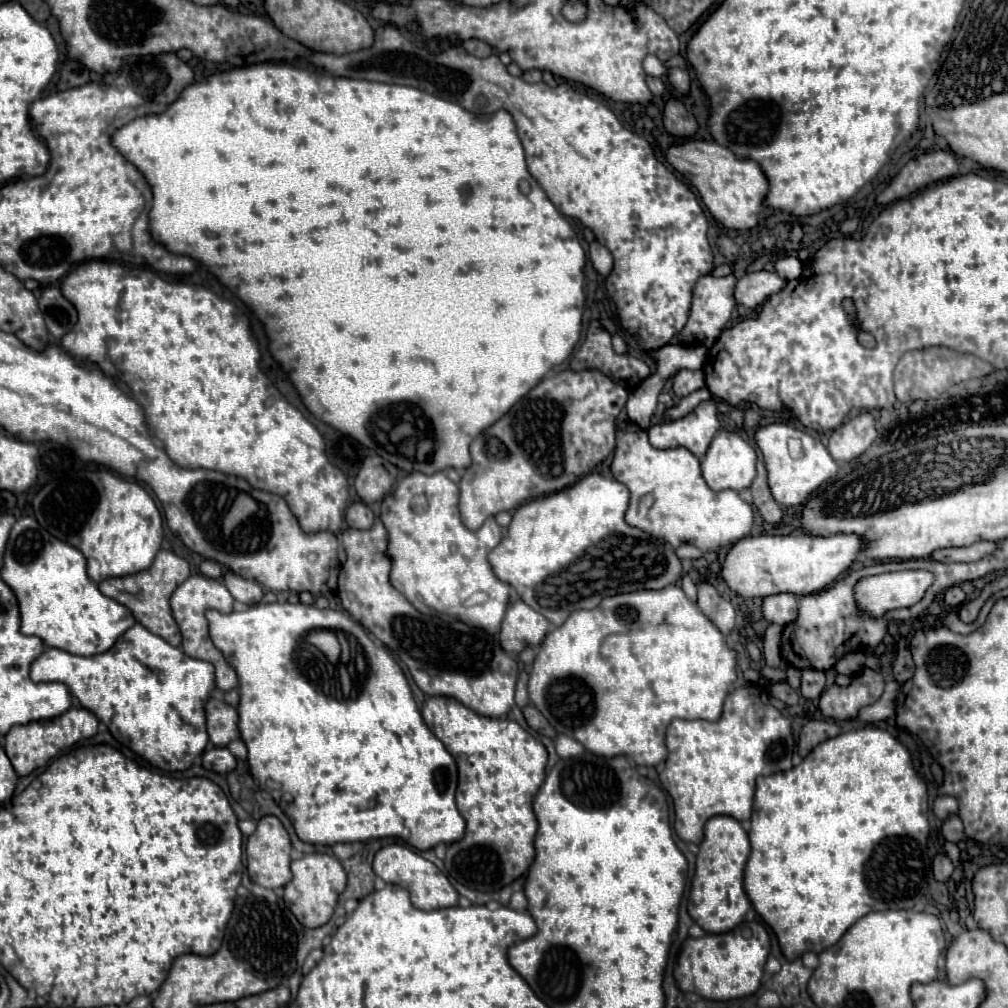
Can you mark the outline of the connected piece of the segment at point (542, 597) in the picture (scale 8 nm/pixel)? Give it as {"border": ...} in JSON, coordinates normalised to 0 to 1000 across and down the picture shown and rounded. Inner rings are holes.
{"border":[[[584,469],[559,487],[517,501],[509,509],[509,517],[501,527],[499,537],[485,549],[491,570],[497,576],[509,580],[515,592],[531,606],[541,610],[549,620],[557,620],[566,610],[566,606],[592,602],[596,594],[604,590],[634,584],[656,584],[674,576],[676,557],[670,551],[670,545],[662,537],[622,521],[622,501],[624,485],[612,475],[604,475],[594,469]]]}

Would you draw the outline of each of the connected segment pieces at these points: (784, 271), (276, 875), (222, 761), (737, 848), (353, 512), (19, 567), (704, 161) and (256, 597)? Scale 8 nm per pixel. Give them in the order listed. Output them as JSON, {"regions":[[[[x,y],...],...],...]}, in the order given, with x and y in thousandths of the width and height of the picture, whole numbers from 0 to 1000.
{"regions":[[[[777,255],[769,261],[769,269],[773,271],[773,275],[777,277],[793,277],[797,271],[797,261],[791,255]]],[[[265,809],[257,814],[255,824],[245,832],[245,864],[251,876],[263,880],[263,882],[275,882],[275,880],[283,880],[289,872],[289,834],[287,834],[287,826],[283,824],[283,820],[279,818],[279,814],[271,809]]],[[[207,741],[201,747],[201,761],[205,765],[213,765],[213,767],[227,767],[231,765],[235,759],[233,751],[229,749],[229,745],[225,741]]],[[[711,809],[699,816],[699,832],[693,838],[682,902],[689,916],[697,920],[701,926],[725,924],[731,916],[735,916],[735,912],[743,904],[745,896],[737,882],[737,862],[743,846],[743,830],[731,813]]],[[[350,499],[344,505],[344,521],[352,523],[352,525],[368,525],[368,521],[372,519],[372,509],[368,503],[364,503],[364,511],[362,511],[362,499]]],[[[21,513],[9,531],[1,574],[9,578],[21,602],[21,626],[43,634],[47,642],[57,642],[72,650],[98,650],[134,620],[132,608],[104,592],[86,570],[84,551],[47,529],[33,513]]],[[[686,138],[686,142],[666,146],[662,150],[662,160],[691,186],[705,213],[719,225],[747,227],[763,215],[763,209],[759,205],[763,180],[753,162],[749,162],[747,158],[733,158],[727,150],[709,140]]],[[[225,568],[221,572],[221,578],[223,582],[227,584],[227,588],[237,596],[237,598],[243,598],[243,600],[255,600],[261,592],[261,584],[255,576],[247,576],[247,574],[241,574],[233,568]]]]}

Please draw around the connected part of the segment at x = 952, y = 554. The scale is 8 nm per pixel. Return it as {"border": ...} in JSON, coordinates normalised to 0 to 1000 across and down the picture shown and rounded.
{"border":[[[965,539],[953,545],[930,545],[926,547],[924,555],[934,559],[963,559],[983,551],[989,545],[989,539]]]}

